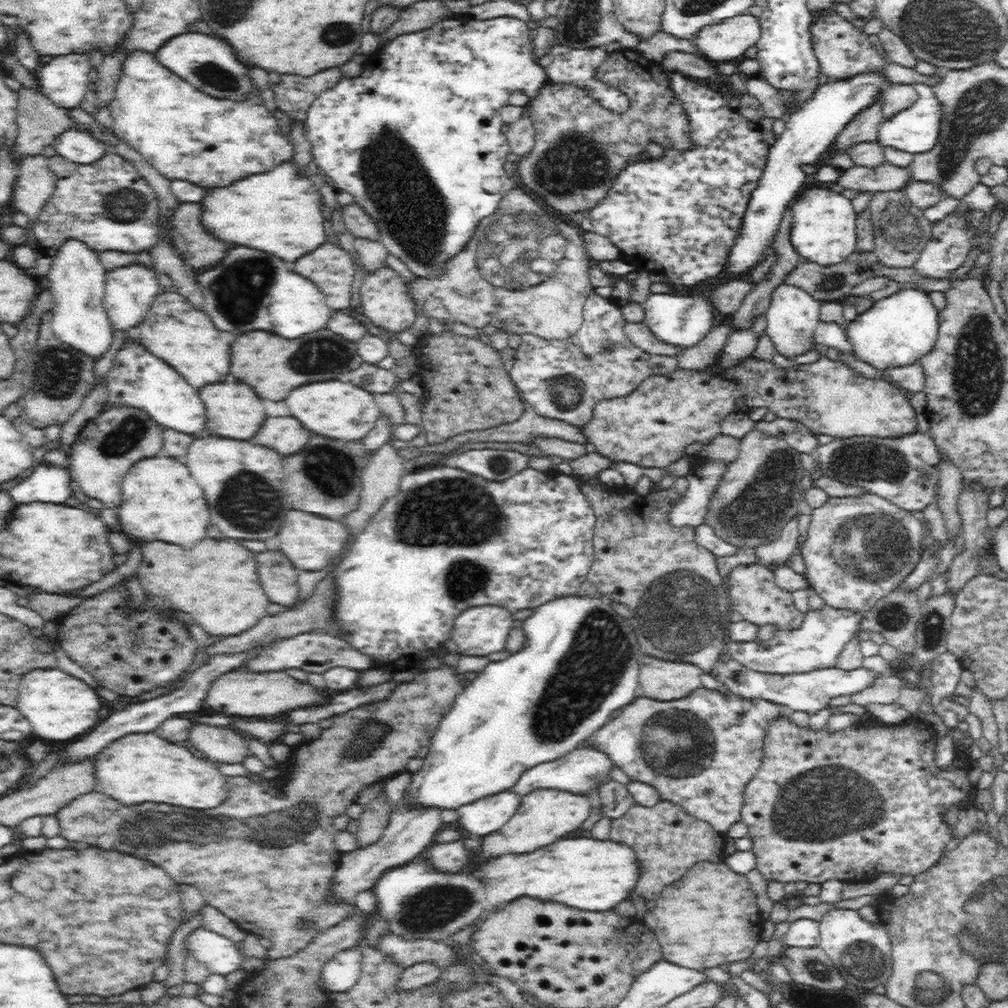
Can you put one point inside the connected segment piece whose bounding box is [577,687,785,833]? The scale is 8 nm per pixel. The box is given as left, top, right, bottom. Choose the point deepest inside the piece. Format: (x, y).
(699, 752)

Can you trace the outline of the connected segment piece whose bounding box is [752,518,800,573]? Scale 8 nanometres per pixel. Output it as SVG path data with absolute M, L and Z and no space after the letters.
M797 518L789 520L775 539L770 540L770 542L763 541L752 546L757 557L757 563L760 566L775 573L780 566L788 563L796 544L800 541L797 523Z

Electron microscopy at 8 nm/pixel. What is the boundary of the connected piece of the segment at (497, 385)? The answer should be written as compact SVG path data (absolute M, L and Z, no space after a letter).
M442 333L437 336L427 336L413 348L412 354L420 360L422 370L420 376L428 385L429 392L421 402L421 420L424 423L424 436L429 446L443 444L472 432L482 432L500 425L514 422L520 418L523 403L520 401L516 387L503 369L499 353L490 345L482 343L478 338L468 338L458 334Z

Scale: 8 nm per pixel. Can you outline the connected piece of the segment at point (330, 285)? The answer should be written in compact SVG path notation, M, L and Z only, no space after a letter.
M330 242L296 260L294 272L318 285L326 295L328 306L334 311L349 312L356 263L349 252Z

